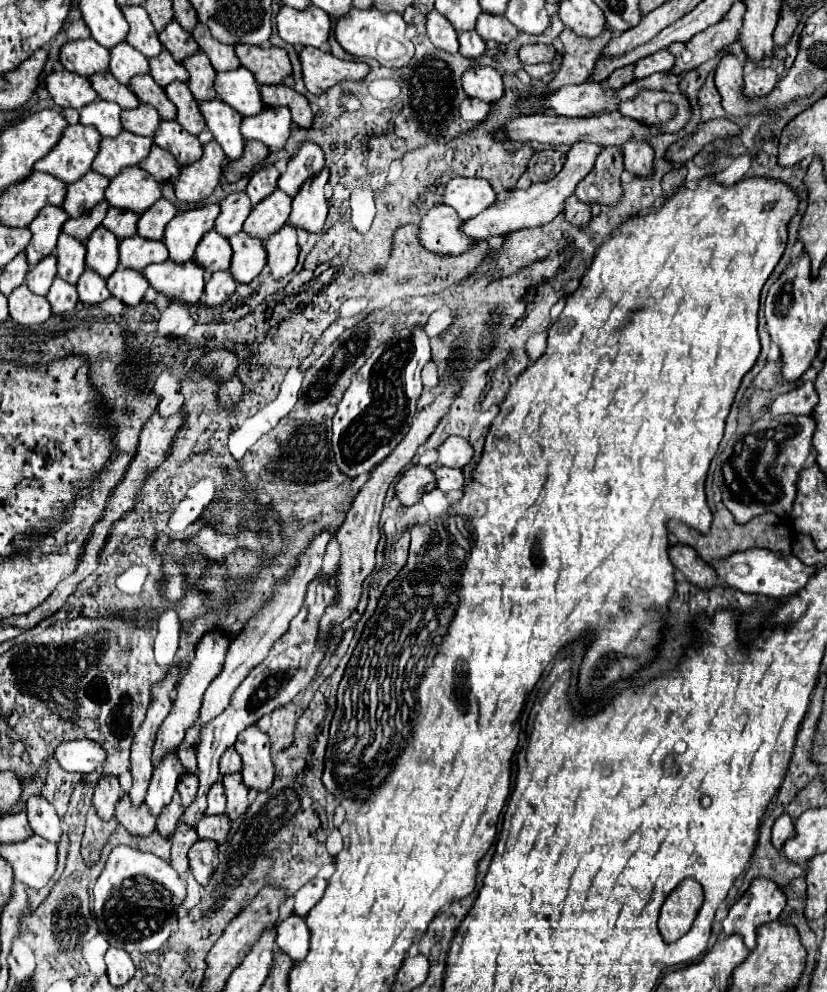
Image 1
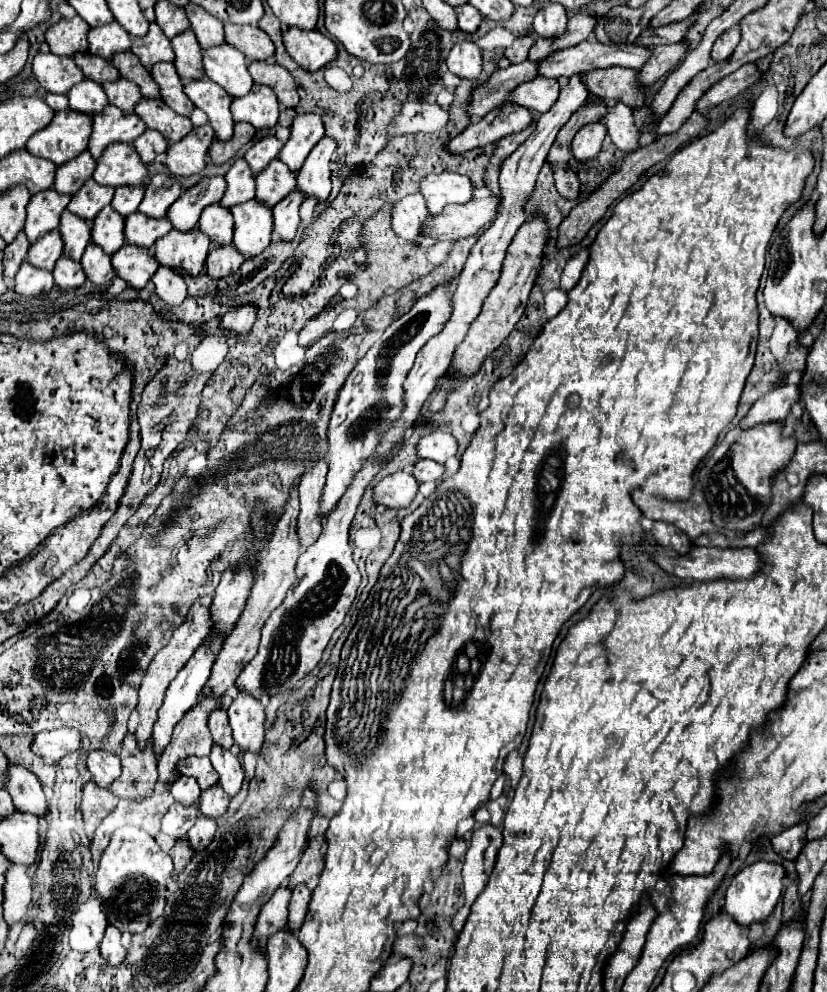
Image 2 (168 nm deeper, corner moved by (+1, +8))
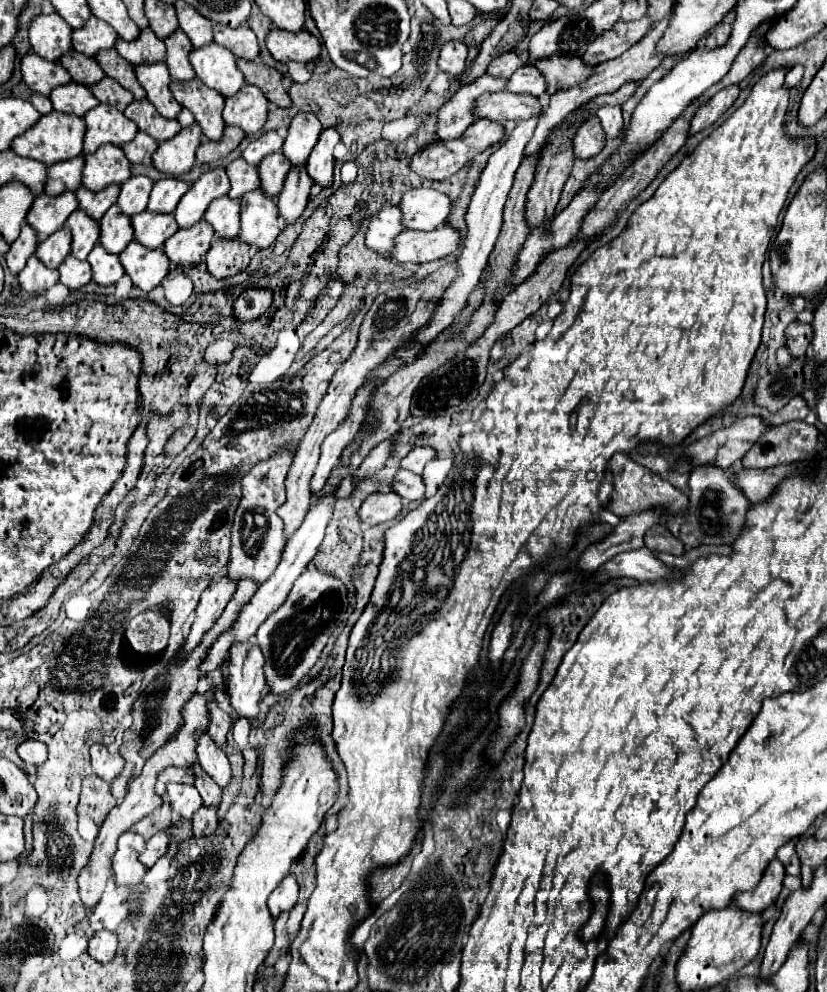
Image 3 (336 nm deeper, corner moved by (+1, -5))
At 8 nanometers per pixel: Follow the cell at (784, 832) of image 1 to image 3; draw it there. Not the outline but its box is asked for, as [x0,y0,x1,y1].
[776,839,800,877]

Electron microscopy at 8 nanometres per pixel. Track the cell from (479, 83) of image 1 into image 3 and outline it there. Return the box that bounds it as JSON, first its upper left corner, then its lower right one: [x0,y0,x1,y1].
[438,41,466,77]

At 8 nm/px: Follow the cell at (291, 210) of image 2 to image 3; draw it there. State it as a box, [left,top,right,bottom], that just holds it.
[278,165,312,223]

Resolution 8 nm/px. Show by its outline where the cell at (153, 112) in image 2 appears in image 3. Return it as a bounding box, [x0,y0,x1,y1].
[124,99,180,141]

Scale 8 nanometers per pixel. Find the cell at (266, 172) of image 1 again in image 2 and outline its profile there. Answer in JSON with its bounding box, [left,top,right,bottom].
[244,136,282,176]

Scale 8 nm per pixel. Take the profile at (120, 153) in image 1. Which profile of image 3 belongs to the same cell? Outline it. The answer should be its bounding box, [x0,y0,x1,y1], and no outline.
[84,103,138,153]

